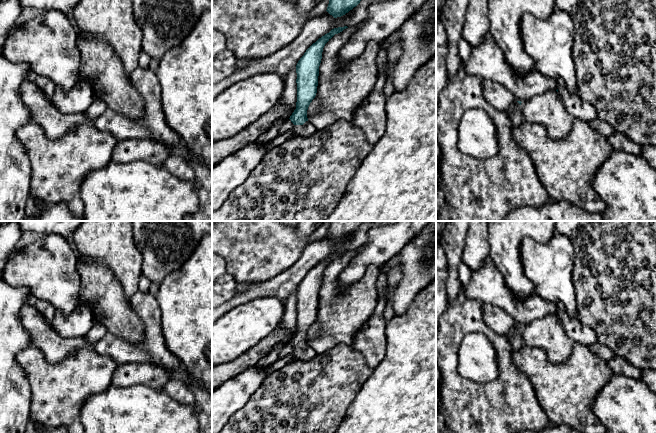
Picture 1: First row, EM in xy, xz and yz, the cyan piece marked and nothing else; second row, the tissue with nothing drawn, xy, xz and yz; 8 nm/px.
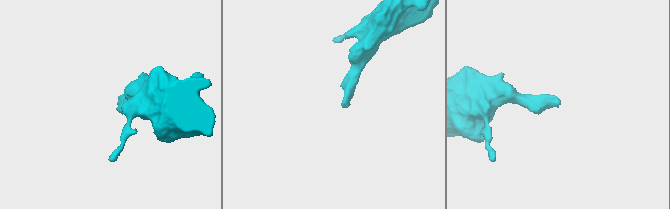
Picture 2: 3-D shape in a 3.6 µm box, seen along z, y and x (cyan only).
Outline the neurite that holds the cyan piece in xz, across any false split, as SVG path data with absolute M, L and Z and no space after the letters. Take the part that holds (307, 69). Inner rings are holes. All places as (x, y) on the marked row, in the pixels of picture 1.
M344 26L332 29L313 43L298 61L296 65L296 109L290 118L282 123L278 135L290 131L291 137L308 137L317 131L316 127L307 118L307 110L317 93L319 66L323 48L335 34L342 32L346 28L348 27Z

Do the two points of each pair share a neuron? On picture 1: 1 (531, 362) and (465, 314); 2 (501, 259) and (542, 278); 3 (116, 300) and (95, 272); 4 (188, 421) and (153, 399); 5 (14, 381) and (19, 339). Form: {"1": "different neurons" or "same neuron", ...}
{"1": "different neurons", "2": "different neurons", "3": "same neuron", "4": "same neuron", "5": "same neuron"}

